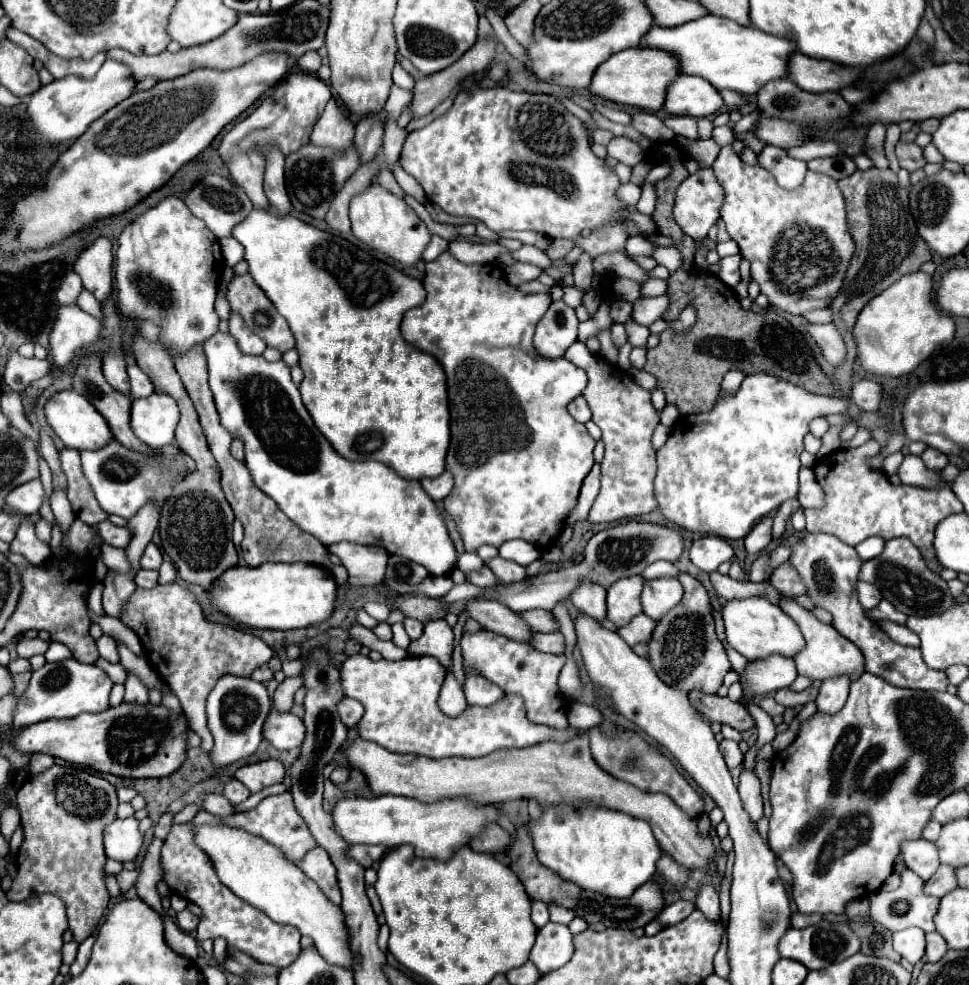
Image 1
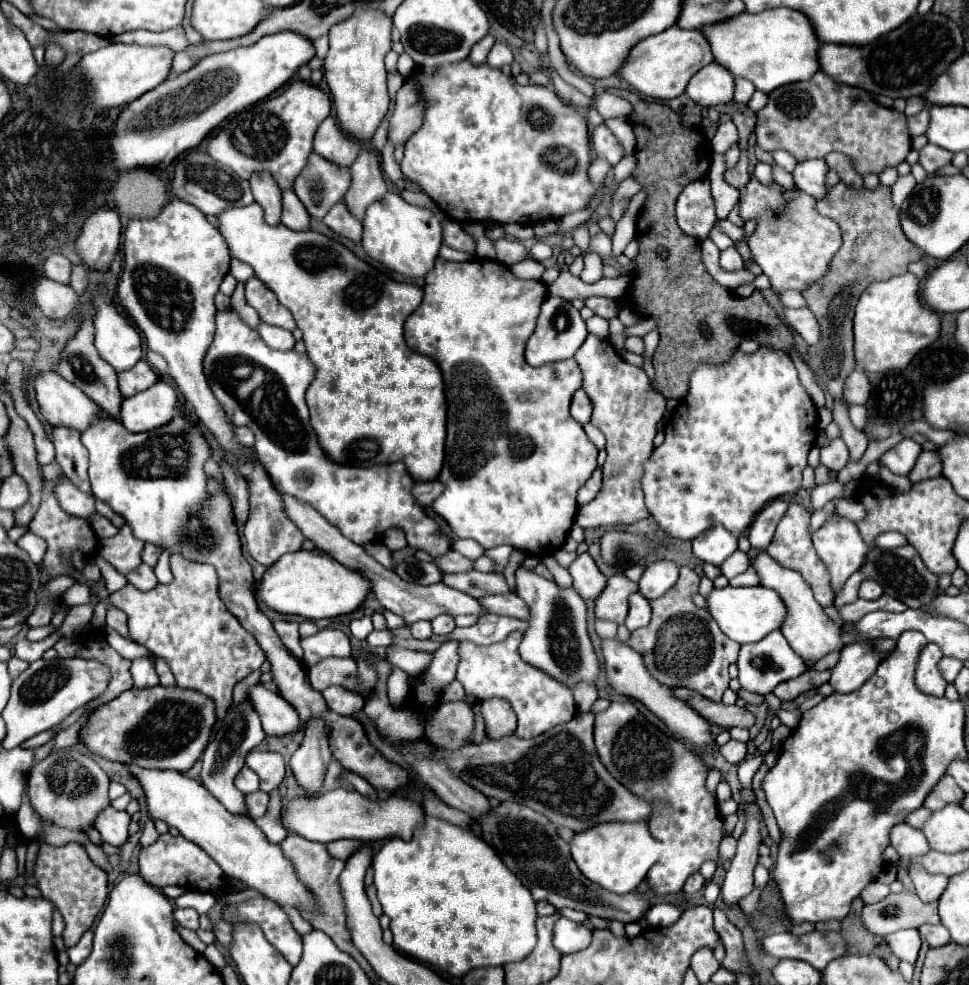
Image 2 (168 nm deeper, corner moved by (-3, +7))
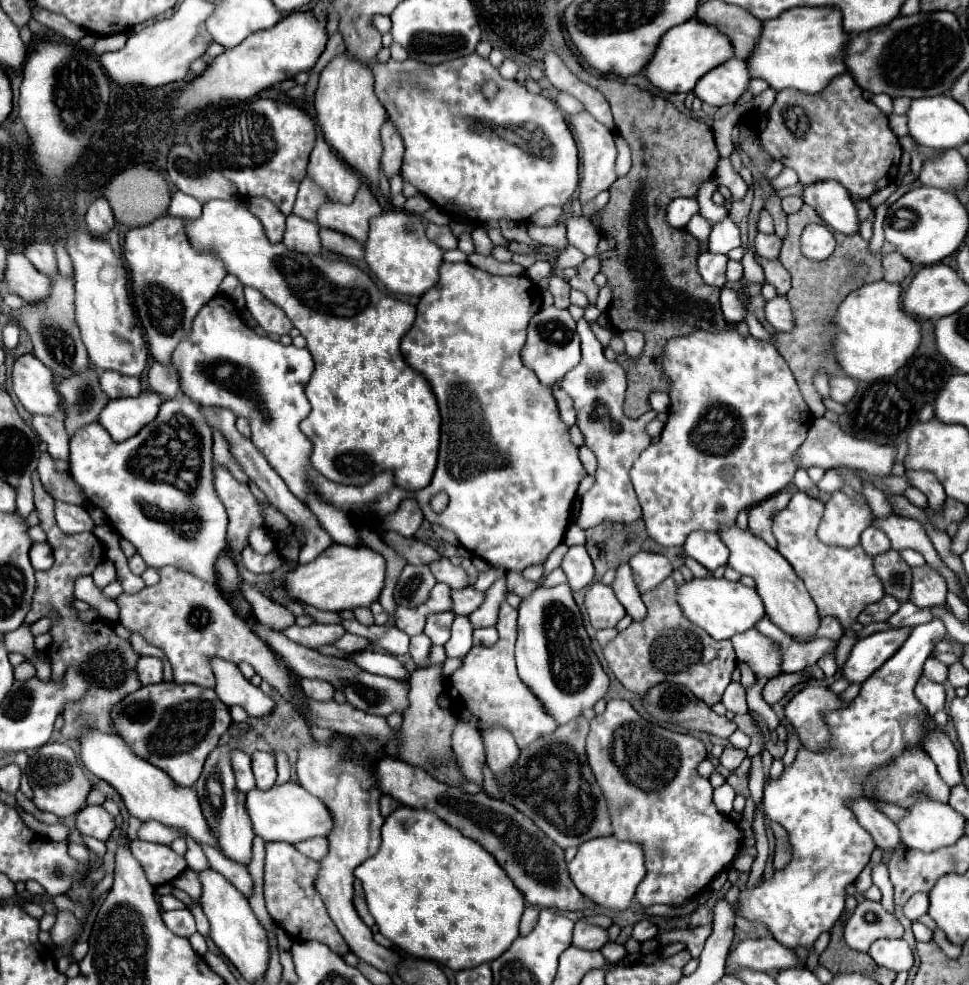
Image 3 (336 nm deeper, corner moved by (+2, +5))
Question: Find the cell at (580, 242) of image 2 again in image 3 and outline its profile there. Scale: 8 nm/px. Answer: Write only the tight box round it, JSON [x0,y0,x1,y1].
[569,111,616,205]

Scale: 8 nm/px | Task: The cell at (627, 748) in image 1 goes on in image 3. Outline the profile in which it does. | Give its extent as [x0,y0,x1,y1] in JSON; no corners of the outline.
[586,699,742,907]

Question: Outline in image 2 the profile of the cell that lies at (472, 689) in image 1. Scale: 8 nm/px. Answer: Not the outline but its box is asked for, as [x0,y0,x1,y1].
[481,699,517,739]

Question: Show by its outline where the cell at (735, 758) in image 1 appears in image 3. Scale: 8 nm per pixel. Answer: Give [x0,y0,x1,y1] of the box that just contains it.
[720,747,746,771]

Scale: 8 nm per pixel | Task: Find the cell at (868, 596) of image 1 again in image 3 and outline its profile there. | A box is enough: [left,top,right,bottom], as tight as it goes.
[772,491,884,625]

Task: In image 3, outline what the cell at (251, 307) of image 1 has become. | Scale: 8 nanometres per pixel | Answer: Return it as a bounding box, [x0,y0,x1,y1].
[244,287,292,335]

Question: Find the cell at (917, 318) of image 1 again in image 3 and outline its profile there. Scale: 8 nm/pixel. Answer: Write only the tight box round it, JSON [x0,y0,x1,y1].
[834,281,922,381]

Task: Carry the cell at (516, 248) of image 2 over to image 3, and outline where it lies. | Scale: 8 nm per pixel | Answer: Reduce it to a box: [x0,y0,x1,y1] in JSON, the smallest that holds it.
[472,227,496,255]

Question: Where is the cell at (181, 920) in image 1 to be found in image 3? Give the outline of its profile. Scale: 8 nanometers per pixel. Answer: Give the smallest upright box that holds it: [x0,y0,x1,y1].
[162,909,196,937]

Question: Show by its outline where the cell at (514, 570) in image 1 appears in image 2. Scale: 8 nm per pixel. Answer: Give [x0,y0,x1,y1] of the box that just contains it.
[517,569,601,689]

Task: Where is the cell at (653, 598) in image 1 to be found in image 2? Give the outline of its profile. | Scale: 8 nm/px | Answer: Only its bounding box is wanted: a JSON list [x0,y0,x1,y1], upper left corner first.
[639,561,679,599]

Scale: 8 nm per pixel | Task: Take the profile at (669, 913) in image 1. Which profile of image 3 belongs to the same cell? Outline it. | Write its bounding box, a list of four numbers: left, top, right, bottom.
[632,919,658,943]

